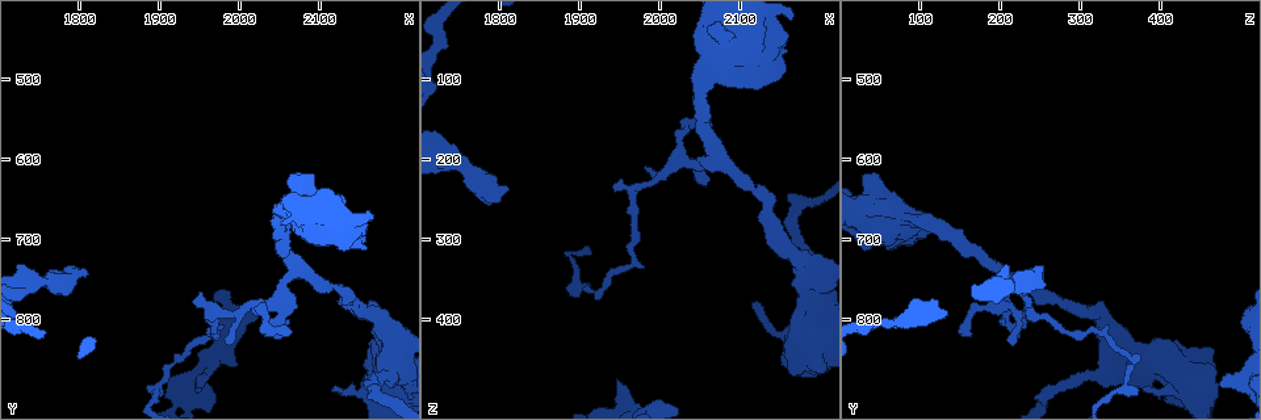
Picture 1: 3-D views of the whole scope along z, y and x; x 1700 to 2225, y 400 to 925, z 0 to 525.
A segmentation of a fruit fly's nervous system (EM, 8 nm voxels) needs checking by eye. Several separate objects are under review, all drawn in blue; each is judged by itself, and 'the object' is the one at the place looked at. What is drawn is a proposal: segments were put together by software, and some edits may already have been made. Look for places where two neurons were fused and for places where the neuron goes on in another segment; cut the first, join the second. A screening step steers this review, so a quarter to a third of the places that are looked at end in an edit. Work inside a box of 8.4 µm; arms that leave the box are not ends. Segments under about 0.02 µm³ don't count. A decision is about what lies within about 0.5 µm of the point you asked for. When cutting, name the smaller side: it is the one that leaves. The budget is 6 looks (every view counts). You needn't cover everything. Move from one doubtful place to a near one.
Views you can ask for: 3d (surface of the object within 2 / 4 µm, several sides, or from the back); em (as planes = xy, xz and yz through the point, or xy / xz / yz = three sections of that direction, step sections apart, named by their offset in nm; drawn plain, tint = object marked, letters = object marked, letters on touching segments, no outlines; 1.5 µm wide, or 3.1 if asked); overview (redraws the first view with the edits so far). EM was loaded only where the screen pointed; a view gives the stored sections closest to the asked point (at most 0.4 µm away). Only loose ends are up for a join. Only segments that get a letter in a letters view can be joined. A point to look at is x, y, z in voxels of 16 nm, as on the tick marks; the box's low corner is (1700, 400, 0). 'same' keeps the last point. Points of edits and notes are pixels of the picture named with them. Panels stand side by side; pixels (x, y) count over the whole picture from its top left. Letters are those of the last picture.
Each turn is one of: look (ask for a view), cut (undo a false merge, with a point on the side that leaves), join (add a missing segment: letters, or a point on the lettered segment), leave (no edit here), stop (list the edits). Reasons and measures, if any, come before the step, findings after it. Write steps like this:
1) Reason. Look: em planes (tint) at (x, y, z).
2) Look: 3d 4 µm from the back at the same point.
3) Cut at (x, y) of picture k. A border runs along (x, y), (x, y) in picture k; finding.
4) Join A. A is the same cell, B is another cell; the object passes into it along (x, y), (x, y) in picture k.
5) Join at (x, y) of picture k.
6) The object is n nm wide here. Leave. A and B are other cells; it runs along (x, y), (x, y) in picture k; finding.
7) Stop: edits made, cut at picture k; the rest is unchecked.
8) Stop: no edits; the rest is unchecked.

Free end. Look: em planes (letters) at (1945, 880, 480).

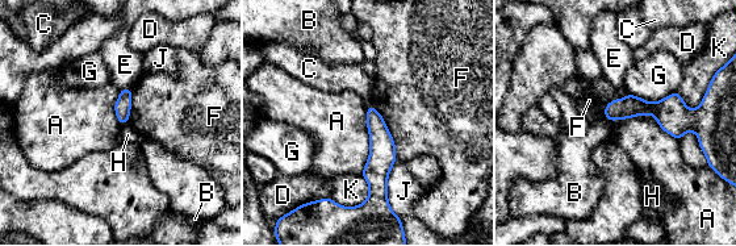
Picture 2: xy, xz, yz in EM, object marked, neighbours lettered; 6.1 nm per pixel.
Leave. A, B, C, D, E, F, G, H, J and K are other cells; a border runs along (609, 120), (652, 115), (678, 141) in picture 2; none of them fits.

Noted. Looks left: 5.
Tapers out. Look: 3d 2 µm at (2060, 820, 155).

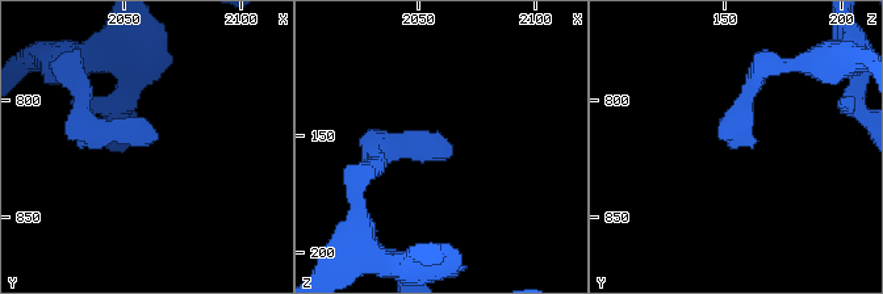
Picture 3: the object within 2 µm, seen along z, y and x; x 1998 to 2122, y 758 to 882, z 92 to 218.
Look: em xy step 4 (letters) at (2061, 818, 157).

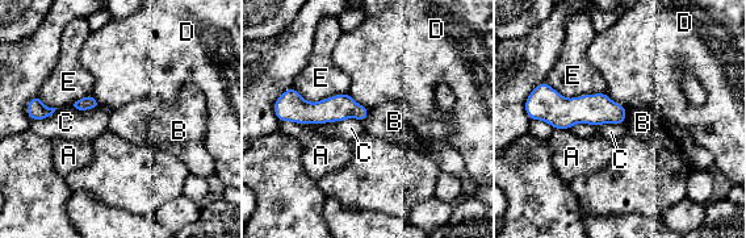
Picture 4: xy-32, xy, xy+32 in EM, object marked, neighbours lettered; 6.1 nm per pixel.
Another direction. Look: em planes (letters) at the same point.

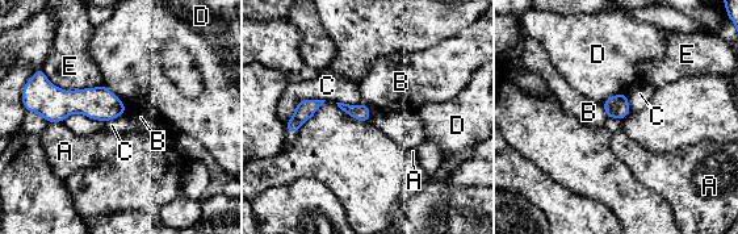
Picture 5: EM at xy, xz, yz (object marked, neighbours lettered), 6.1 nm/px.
Leave. A, B, C, D and E are other cells; a border runs along (326, 100), (300, 100), (284, 125) in picture 5; no lettered segment goes on from it.

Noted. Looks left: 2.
Sharp bend. Look: 3d 2 µm at (1965, 795, 240).

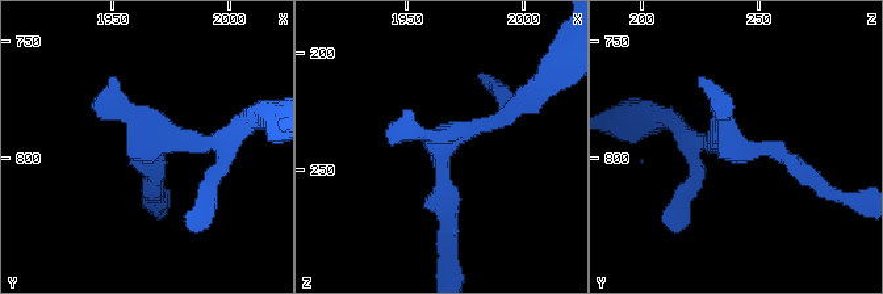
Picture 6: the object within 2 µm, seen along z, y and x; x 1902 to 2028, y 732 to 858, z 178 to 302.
Look: em planes (letters) at (1965, 794, 240).

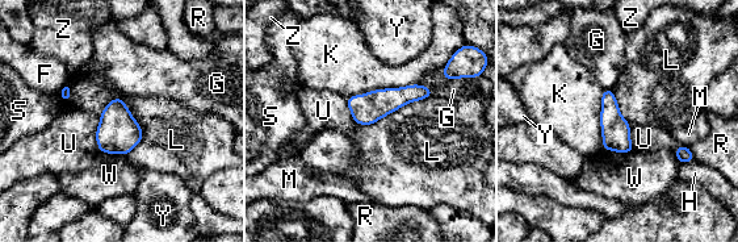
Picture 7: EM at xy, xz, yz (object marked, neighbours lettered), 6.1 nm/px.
The object is 180 nm wide here. Leave. F, G, H, K, L, M, R, S, U, W, Y and Z are other cells; a border runs along (118, 96), (142, 133), (126, 155) in picture 7; continuous, no second neuron.

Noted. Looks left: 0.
Stop: no edits; the rest is unchecked.

